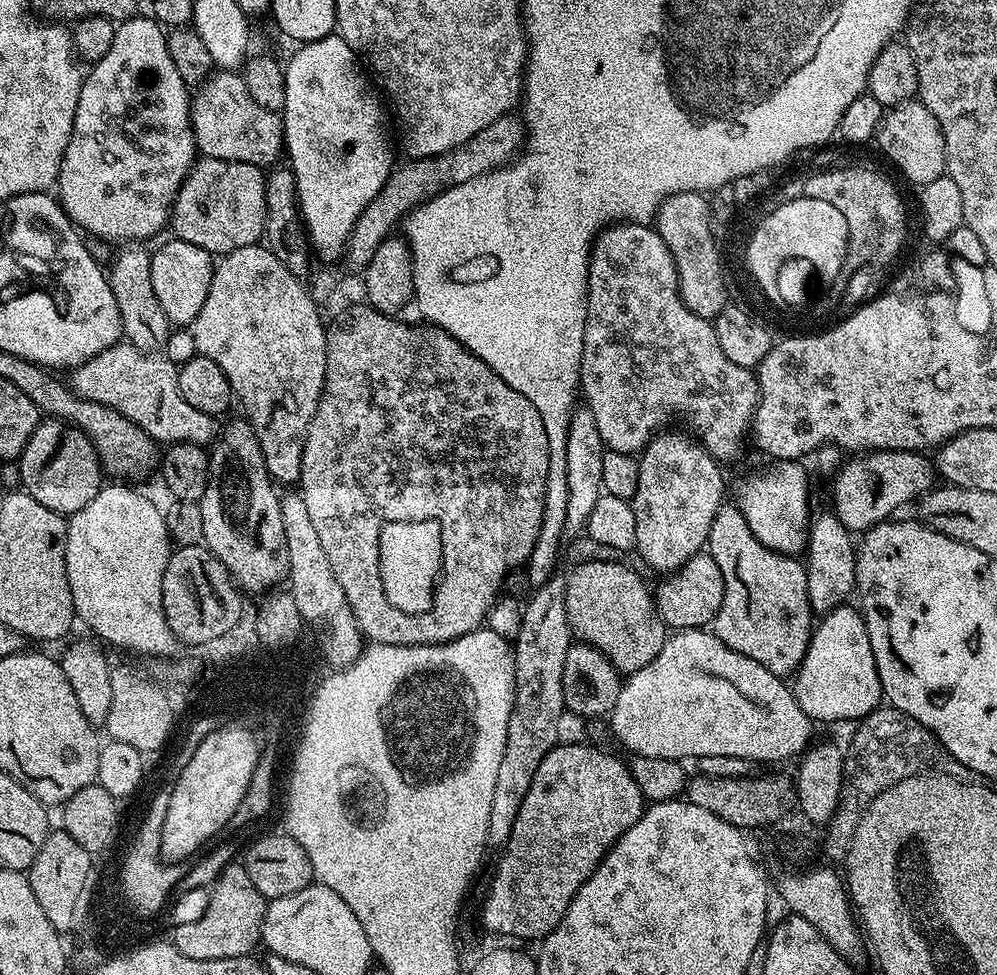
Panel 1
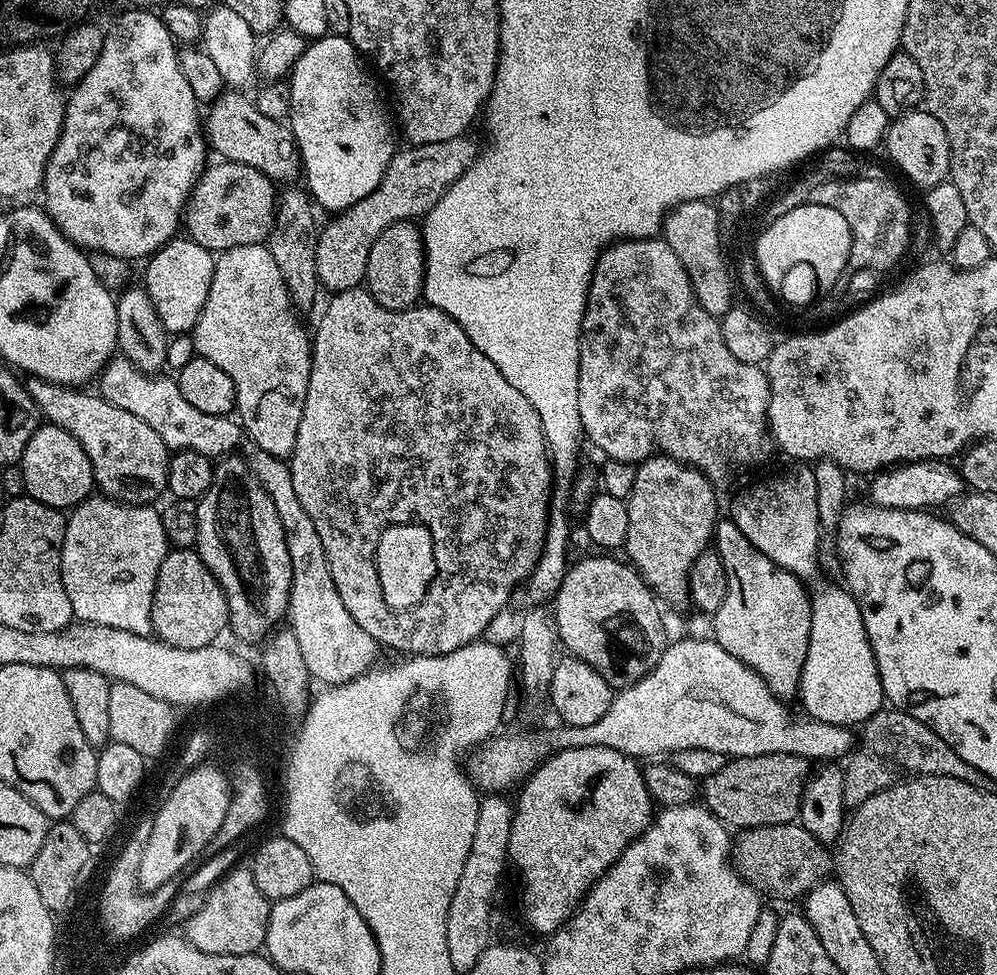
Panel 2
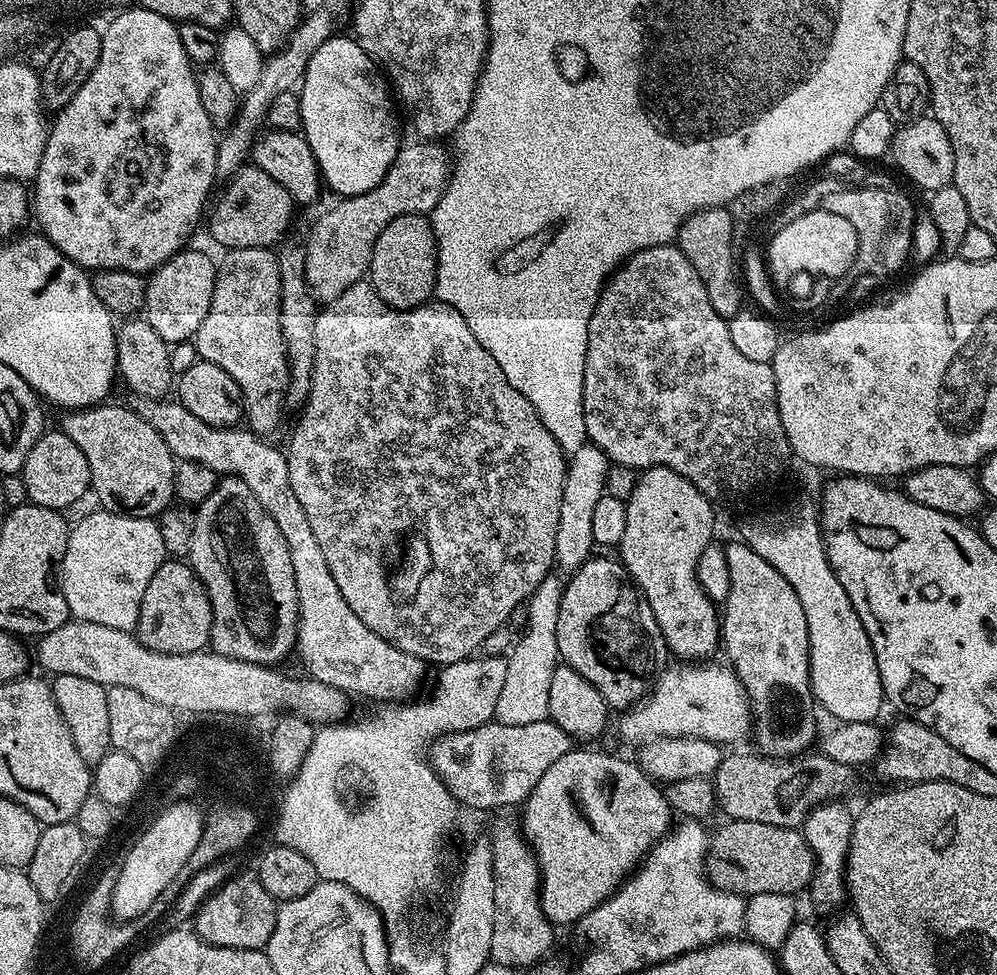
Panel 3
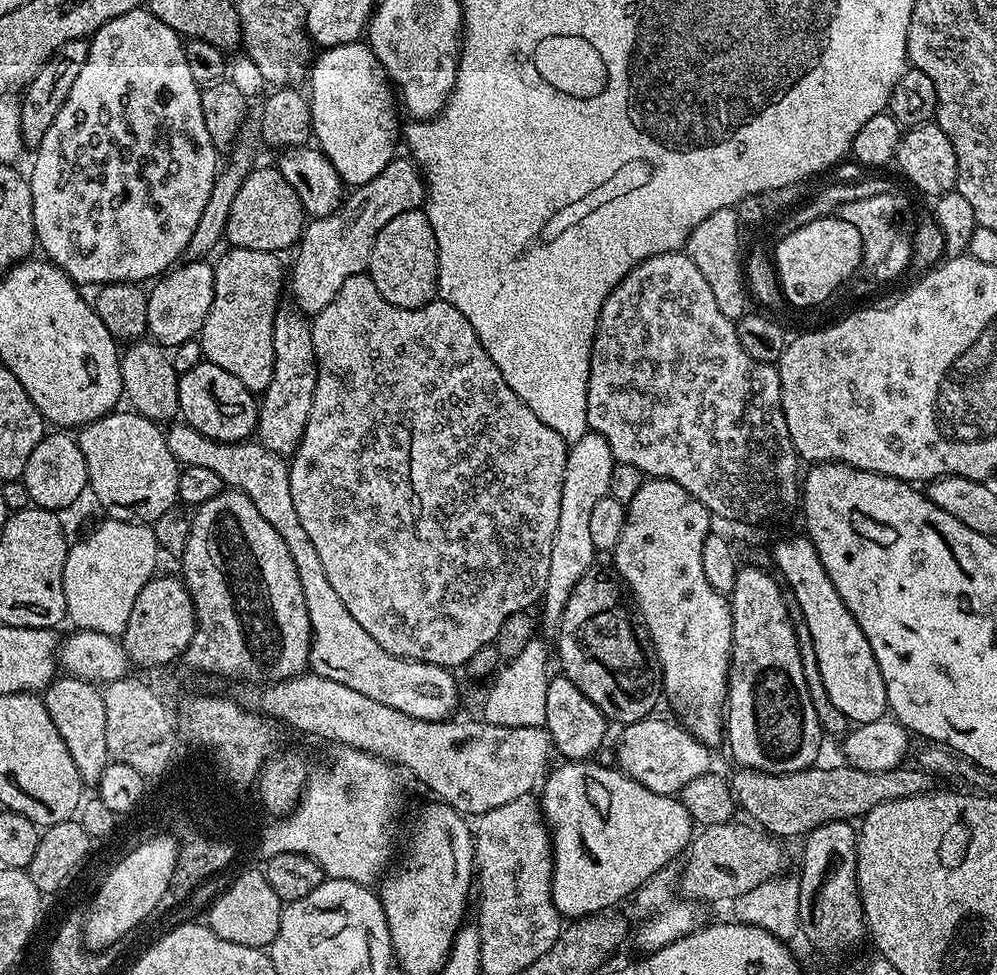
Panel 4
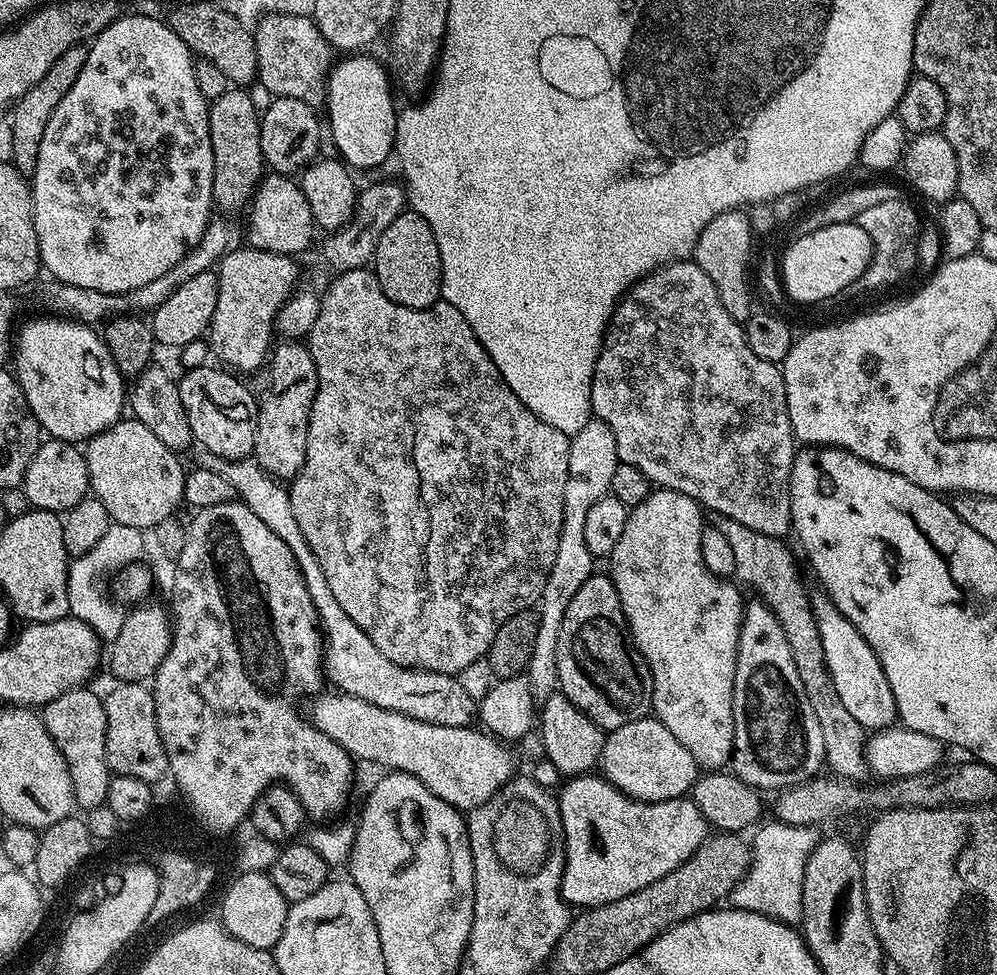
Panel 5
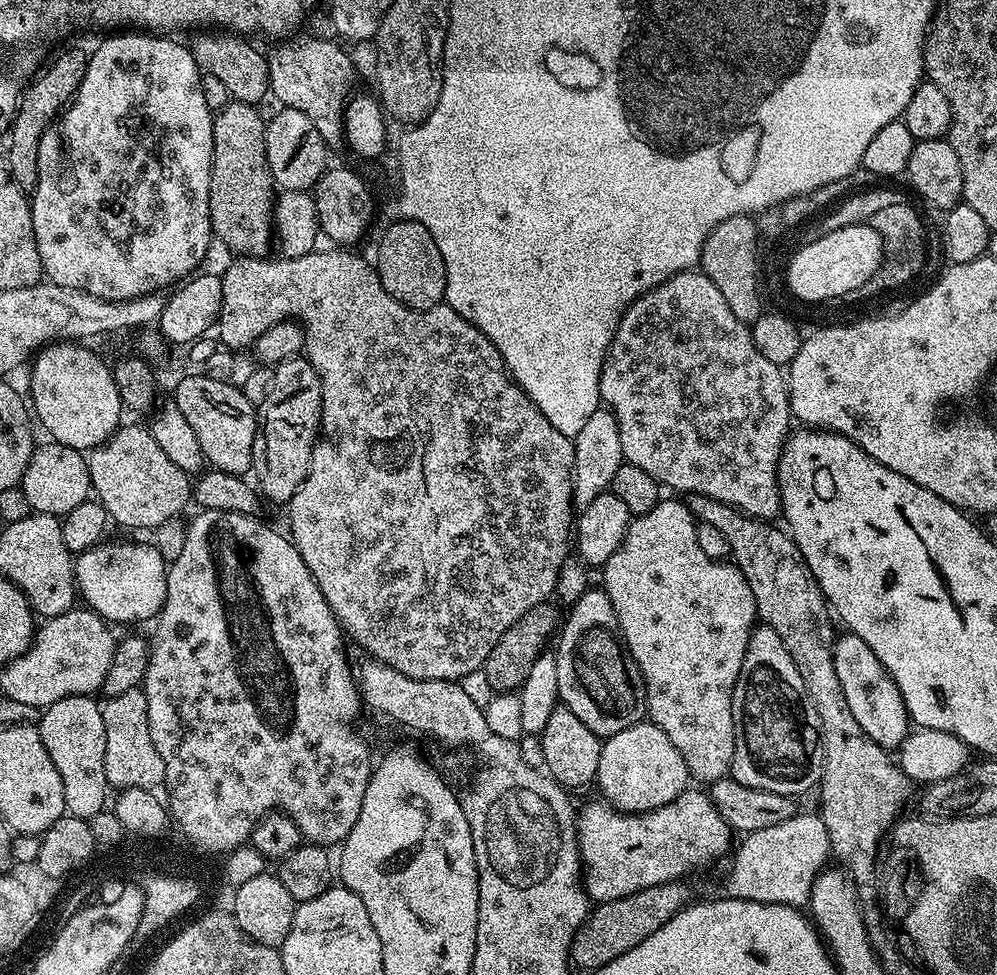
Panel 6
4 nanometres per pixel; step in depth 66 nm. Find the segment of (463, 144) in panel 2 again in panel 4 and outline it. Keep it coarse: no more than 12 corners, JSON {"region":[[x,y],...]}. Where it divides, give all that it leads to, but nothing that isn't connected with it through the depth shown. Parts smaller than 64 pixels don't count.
{"region":[[392,159],[334,214],[309,219],[290,264],[319,317],[370,262],[378,230],[420,208],[426,180]]}

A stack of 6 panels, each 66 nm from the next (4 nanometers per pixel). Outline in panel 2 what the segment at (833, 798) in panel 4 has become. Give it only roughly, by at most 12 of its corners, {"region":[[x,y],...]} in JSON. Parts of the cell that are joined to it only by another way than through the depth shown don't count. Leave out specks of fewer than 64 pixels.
{"region":[[788,753],[733,757],[703,779],[734,830],[799,817],[811,770]]}

